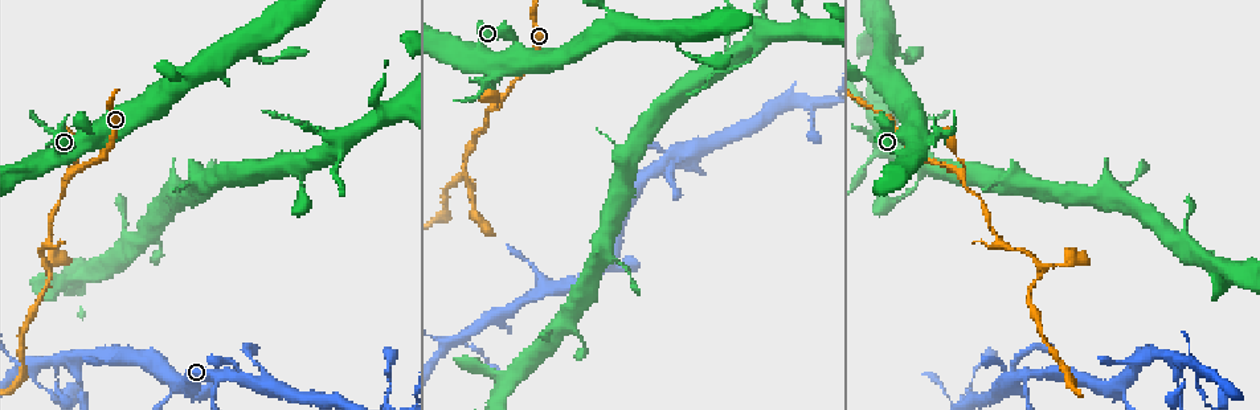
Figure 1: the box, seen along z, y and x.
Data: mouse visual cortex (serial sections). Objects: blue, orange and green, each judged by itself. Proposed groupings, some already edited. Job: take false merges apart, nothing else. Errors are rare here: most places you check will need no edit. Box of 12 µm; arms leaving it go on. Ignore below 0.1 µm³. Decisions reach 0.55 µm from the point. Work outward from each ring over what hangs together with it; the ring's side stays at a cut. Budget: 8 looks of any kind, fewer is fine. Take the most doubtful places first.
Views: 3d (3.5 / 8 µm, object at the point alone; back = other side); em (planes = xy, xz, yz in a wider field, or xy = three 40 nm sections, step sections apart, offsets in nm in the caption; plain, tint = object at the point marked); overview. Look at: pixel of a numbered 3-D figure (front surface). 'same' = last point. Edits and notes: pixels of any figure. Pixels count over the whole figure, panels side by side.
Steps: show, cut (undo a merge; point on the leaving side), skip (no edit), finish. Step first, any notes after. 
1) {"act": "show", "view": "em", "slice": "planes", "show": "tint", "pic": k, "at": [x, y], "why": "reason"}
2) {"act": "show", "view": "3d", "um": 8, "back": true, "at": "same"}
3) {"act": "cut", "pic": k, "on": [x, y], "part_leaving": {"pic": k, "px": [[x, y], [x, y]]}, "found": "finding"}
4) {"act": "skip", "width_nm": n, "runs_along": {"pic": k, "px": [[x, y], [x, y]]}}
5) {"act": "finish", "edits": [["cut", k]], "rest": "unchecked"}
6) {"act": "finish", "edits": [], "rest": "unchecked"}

{"act": "show", "view": "3d", "um": 3.5, "pic": 1, "at": [1040, 268], "why": "arms part here"}

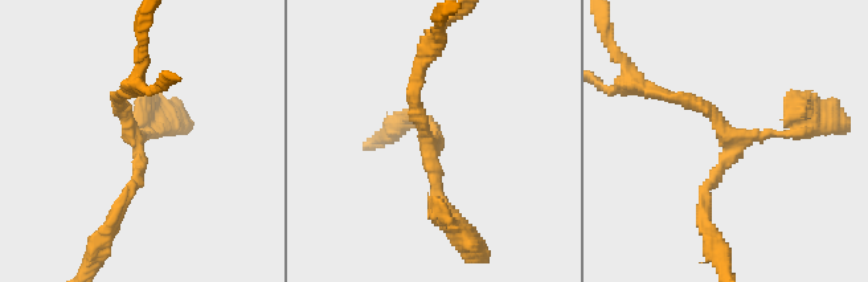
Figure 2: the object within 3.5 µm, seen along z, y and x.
{"act": "show", "view": "em", "slice": "xy", "step": 1, "show": "tint", "pic": 2, "at": [131, 140], "why": "shape alone is not enough"}

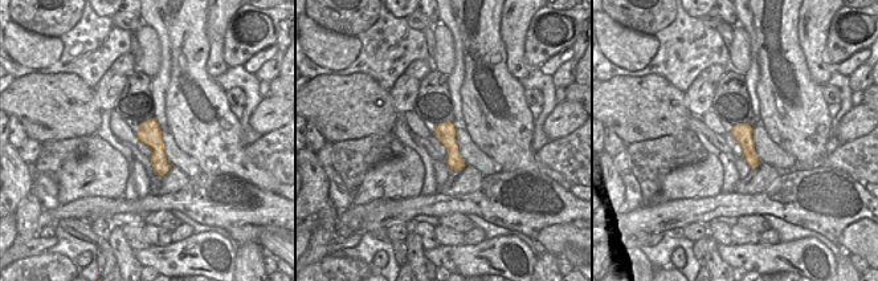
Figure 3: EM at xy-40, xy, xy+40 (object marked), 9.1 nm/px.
{"act": "skip", "width_nm": 190, "runs_along": {"pic": 2, "px": [[666, 93], [704, 105], [737, 146], [704, 207]]}, "found": "continuous, no second cell"}

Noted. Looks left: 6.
{"act": "show", "view": "3d", "um": 3.5, "pic": 1, "at": [179, 380], "why": "branch point"}

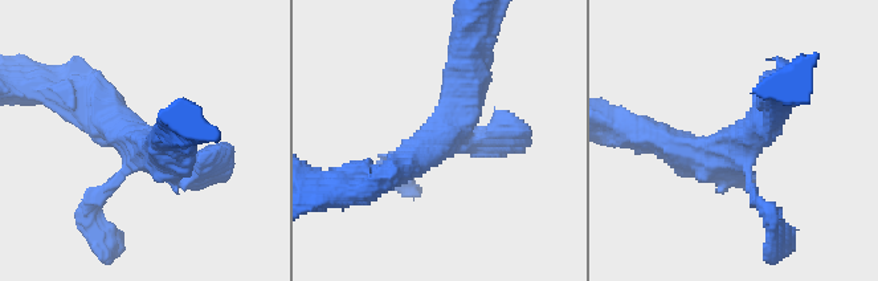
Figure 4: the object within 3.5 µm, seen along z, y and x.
{"act": "show", "view": "em", "slice": "xy", "step": 3, "show": "tint", "pic": 4, "at": [436, 146], "why": "now the EM"}

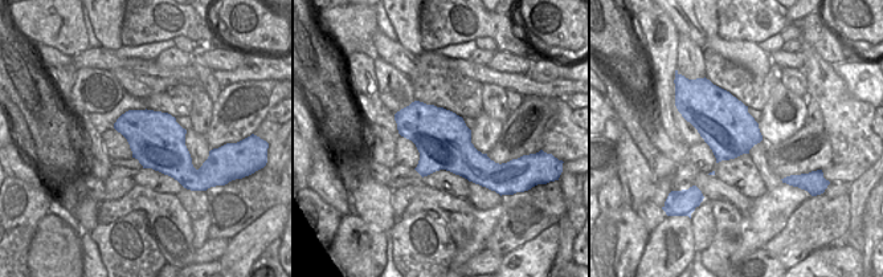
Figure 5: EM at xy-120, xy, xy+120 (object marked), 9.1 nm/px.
{"act": "show", "view": "em", "slice": "xy", "step": 2, "show": "tint", "at": "same"}

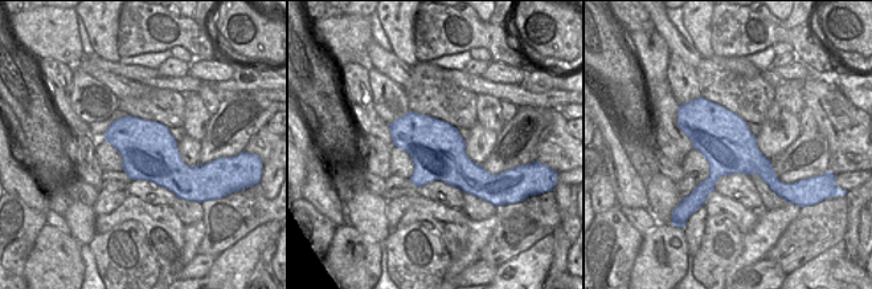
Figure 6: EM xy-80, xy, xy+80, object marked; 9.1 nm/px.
{"act": "skip", "runs_along": {"pic": 4, "px": [[468, 74], [446, 135], [370, 179]]}, "found": "one cell here"}

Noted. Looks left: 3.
{"act": "show", "view": "3d", "um": 8, "pic": 1, "at": [457, 338], "why": "two arms in line, one across"}

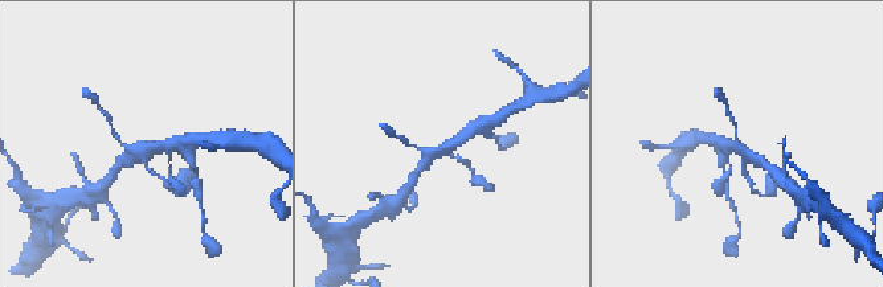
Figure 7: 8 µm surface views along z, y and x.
{"act": "show", "view": "3d", "um": 3.5, "pic": 7, "at": [447, 148], "why": "zoom in"}

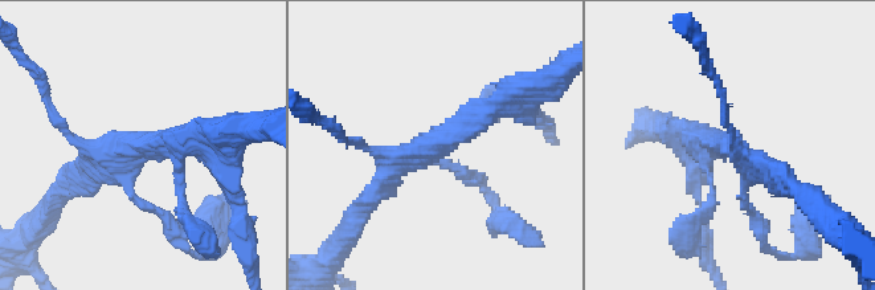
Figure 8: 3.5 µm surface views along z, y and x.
{"act": "skip", "found": "one cell here"}

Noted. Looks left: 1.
{"act": "finish", "edits": [], "rest": "unchecked"}

